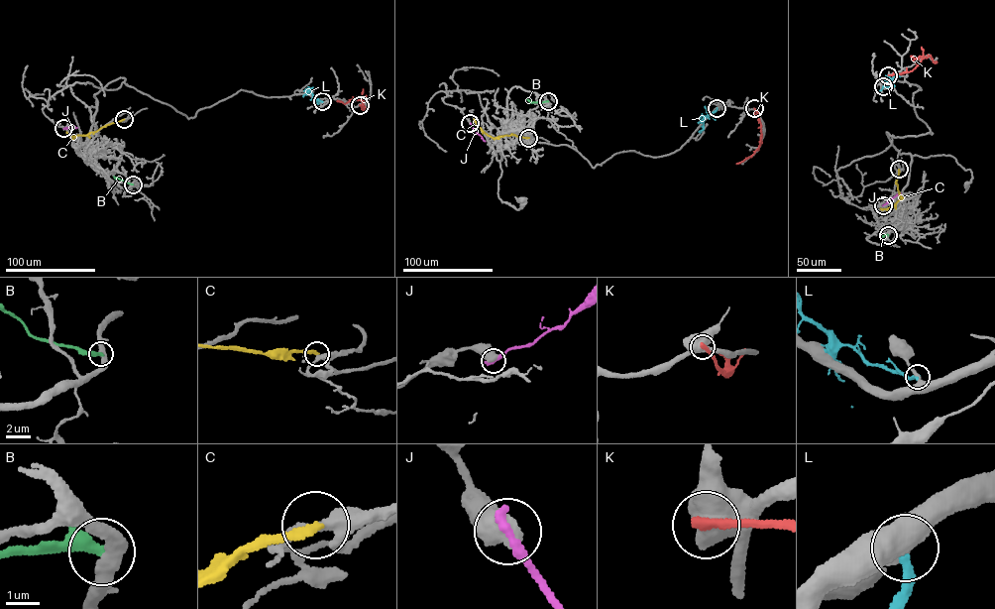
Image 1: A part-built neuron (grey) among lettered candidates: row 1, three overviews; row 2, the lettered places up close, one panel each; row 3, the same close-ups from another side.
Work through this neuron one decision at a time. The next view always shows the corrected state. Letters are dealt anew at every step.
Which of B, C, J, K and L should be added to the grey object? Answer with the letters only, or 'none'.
none

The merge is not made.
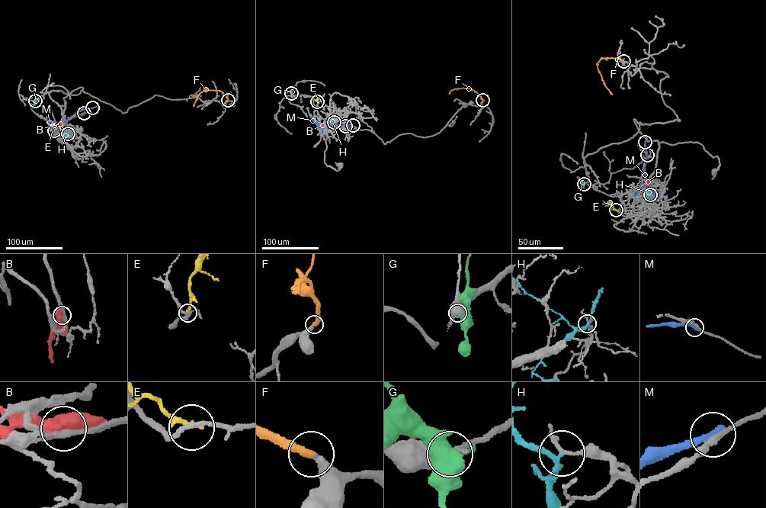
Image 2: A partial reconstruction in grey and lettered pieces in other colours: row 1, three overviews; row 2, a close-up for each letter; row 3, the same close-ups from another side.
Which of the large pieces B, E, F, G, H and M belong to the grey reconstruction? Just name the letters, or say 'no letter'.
F

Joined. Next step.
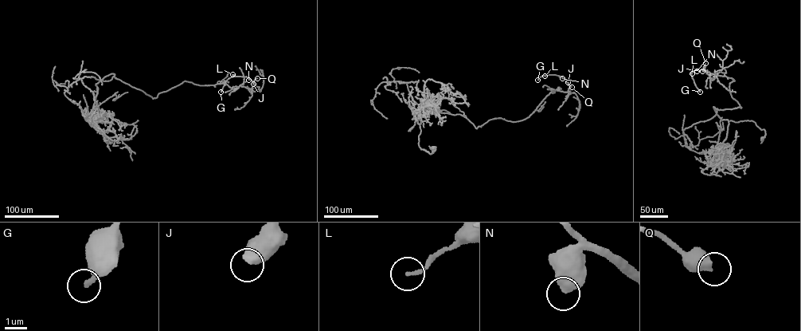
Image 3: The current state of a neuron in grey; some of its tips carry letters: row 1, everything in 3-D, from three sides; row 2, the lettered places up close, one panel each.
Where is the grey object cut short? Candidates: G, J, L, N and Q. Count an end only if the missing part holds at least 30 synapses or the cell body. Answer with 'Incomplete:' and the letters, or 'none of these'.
Incomplete: none of these

